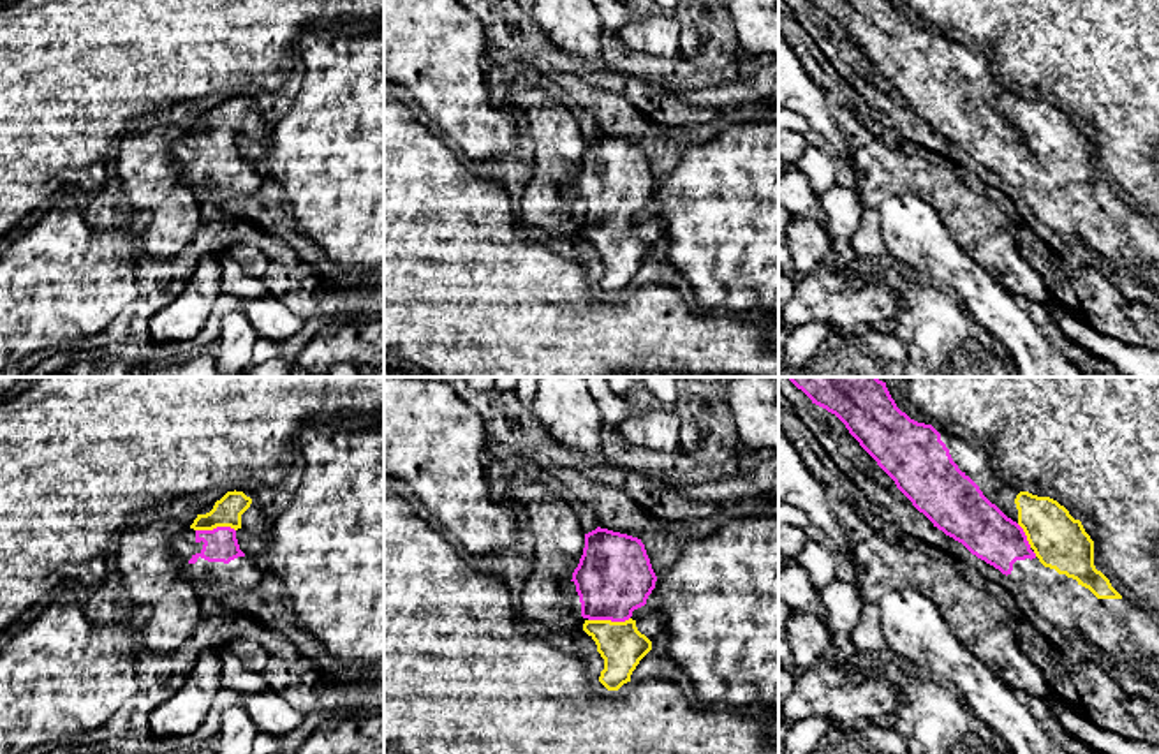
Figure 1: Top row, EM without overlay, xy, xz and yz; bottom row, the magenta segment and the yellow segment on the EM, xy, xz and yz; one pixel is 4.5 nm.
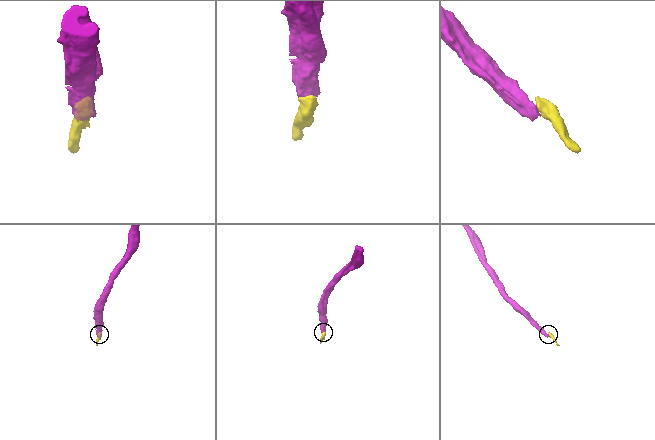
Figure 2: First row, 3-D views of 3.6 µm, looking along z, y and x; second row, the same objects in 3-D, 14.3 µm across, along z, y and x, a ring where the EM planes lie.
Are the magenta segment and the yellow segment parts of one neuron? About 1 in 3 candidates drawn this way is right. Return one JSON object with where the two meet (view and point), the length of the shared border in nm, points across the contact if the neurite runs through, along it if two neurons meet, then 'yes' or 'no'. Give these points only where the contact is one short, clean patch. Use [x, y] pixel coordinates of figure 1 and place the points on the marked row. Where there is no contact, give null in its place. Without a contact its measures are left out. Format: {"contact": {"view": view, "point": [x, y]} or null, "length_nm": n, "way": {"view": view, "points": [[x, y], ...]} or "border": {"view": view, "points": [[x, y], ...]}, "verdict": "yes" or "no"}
{"contact": {"view": "xz", "point": [608, 619]}, "length_nm": 190, "way": {"view": "xz", "points": [[613, 578], [608, 592], [608, 619], [620, 643]]}, "verdict": "yes"}

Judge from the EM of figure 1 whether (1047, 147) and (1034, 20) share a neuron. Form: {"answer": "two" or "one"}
{"answer": "two"}

